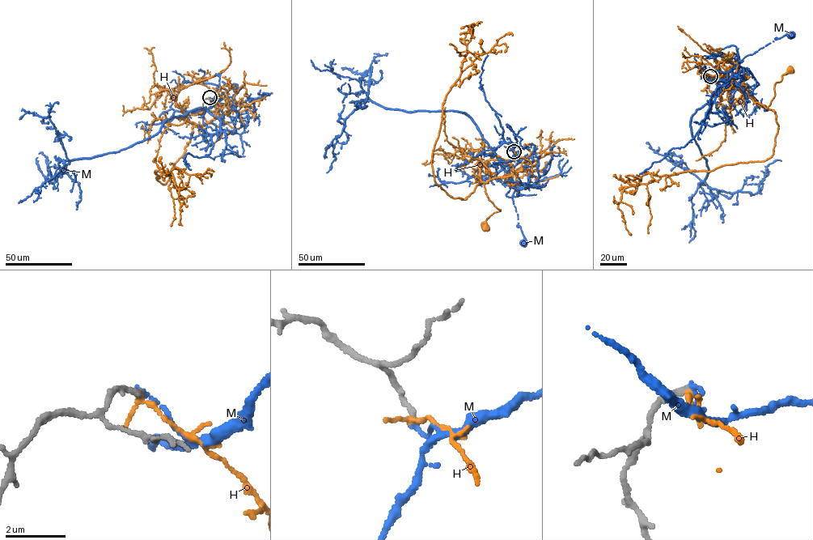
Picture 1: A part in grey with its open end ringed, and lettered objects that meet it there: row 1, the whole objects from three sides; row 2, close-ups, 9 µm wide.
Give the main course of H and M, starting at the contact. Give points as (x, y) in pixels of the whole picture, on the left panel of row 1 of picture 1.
H: (209, 97), (217, 108), (215, 117), (222, 117), (199, 129), (210, 146), (221, 129), (201, 112)
M: (209, 97), (209, 108), (213, 103), (211, 99), (217, 91), (213, 89), (225, 84), (235, 87)

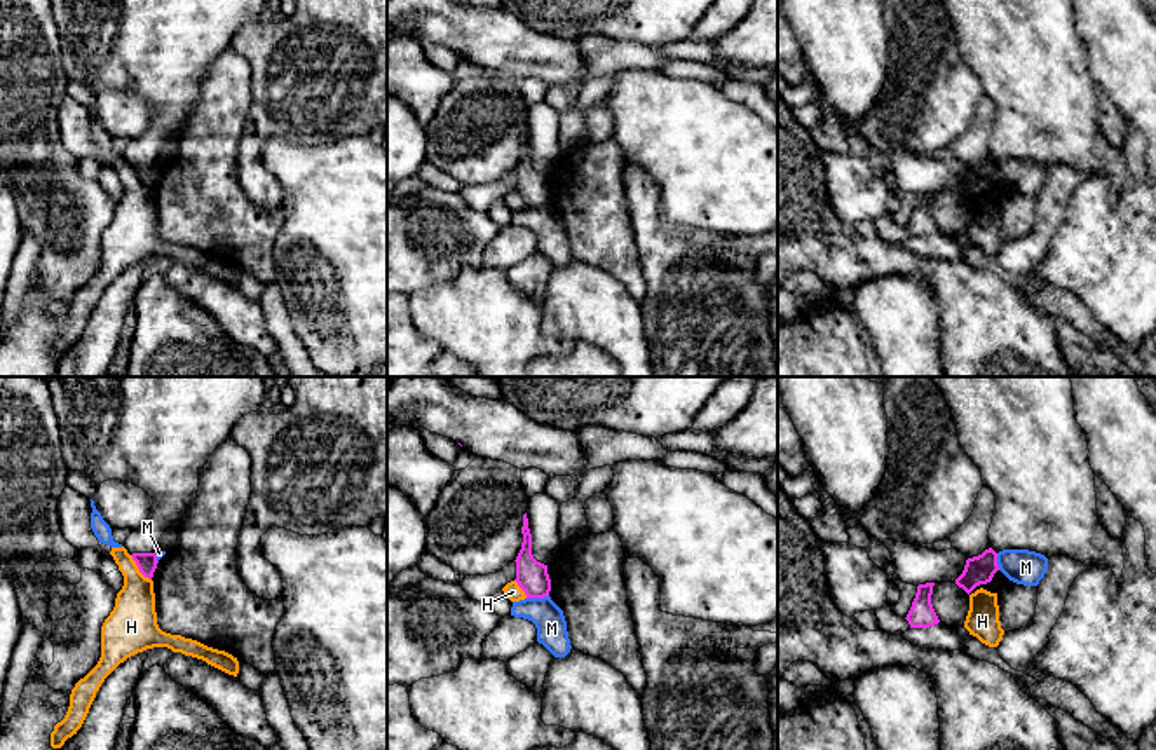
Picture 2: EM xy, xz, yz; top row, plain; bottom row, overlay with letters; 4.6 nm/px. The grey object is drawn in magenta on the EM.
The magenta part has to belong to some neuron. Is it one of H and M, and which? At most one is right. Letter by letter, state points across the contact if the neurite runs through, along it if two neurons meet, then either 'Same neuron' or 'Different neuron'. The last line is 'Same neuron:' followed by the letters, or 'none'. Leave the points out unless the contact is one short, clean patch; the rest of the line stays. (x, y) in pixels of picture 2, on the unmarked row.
H: Boundary: xy (129, 164), (136, 177), (150, 189). Different neuron
M: Boundary: xz (548, 204), (527, 208). Different neuron
Same neuron: none

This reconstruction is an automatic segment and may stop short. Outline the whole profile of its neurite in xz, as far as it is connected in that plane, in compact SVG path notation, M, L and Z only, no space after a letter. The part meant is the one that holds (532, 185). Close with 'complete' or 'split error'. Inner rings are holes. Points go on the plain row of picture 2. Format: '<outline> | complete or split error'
M527 122L523 124L523 152L516 166L516 192L525 201L527 208L544 208L549 206L551 188L547 183L547 174L537 171L532 164L532 143L528 138Z | complete

